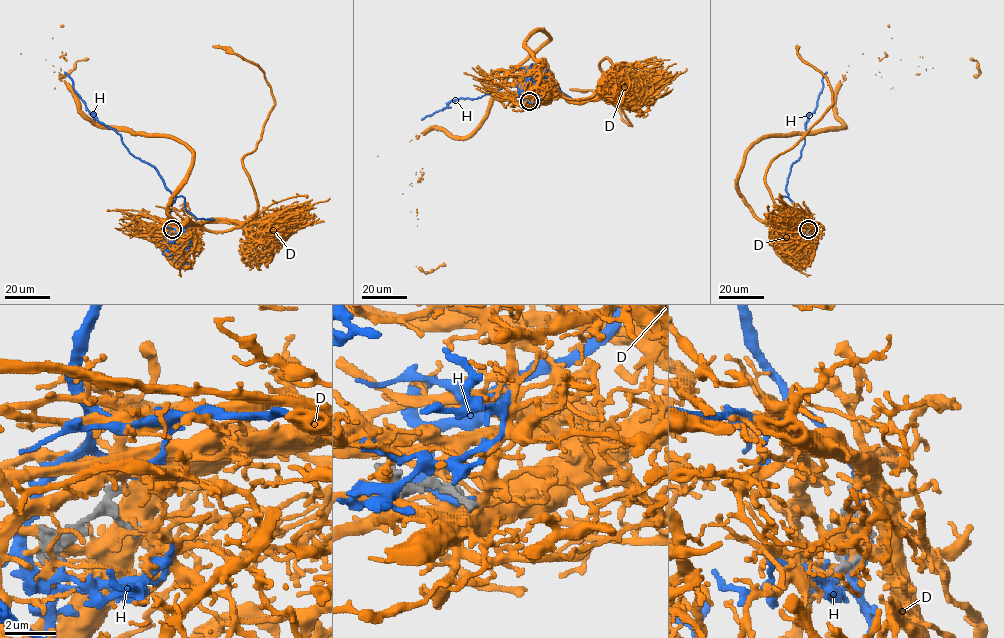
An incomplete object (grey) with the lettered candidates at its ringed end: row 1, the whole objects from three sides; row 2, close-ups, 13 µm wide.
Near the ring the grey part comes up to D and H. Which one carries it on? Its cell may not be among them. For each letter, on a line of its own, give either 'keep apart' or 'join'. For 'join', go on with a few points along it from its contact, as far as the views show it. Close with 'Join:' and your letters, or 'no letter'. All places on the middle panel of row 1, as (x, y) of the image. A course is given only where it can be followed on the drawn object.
D: keep apart
H: keep apart
Join: no letter

